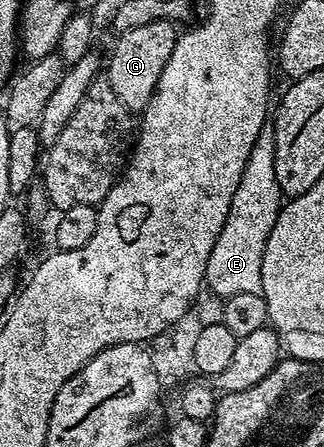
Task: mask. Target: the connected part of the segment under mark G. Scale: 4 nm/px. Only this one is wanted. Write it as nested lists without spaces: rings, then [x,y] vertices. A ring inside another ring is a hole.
[[[169,20],[149,22],[117,35],[118,43],[110,54],[110,71],[105,71],[104,77],[112,84],[112,92],[120,96],[120,104],[124,104],[131,112],[145,110],[152,100],[160,72],[164,72],[164,64],[168,64],[168,56],[172,56],[178,35],[175,23]]]

